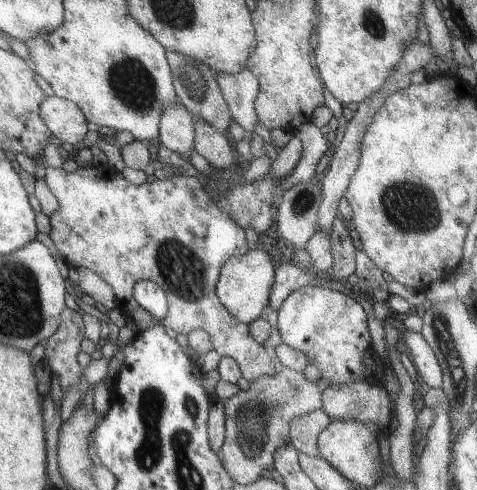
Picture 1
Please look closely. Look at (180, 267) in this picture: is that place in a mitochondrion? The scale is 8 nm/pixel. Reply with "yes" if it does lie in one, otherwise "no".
yes

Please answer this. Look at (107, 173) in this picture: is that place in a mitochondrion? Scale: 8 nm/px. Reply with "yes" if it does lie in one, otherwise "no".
no

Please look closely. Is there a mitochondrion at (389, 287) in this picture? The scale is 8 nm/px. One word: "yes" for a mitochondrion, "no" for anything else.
no

